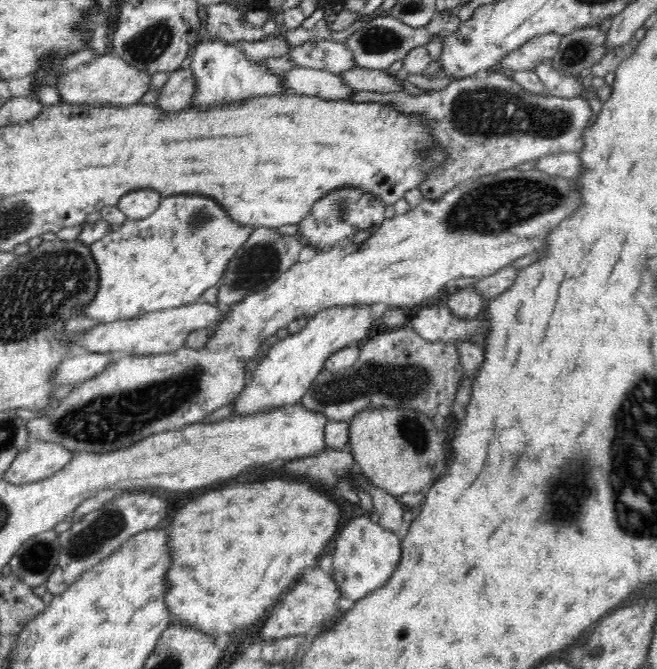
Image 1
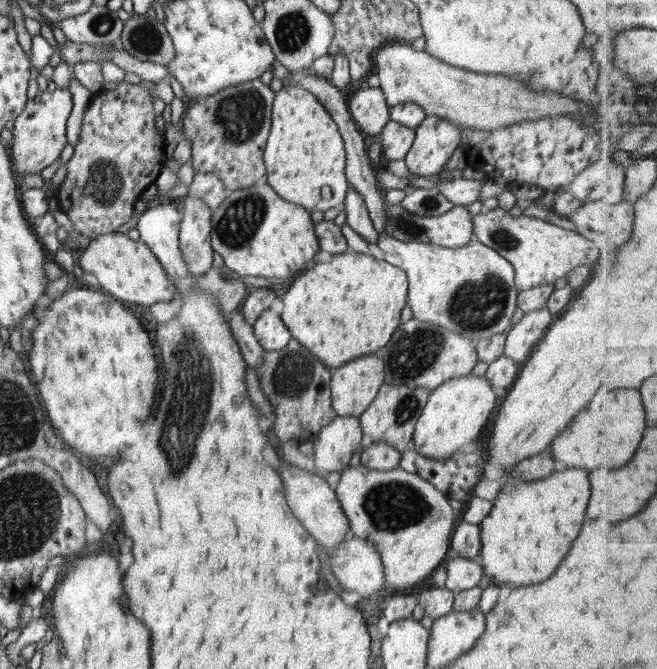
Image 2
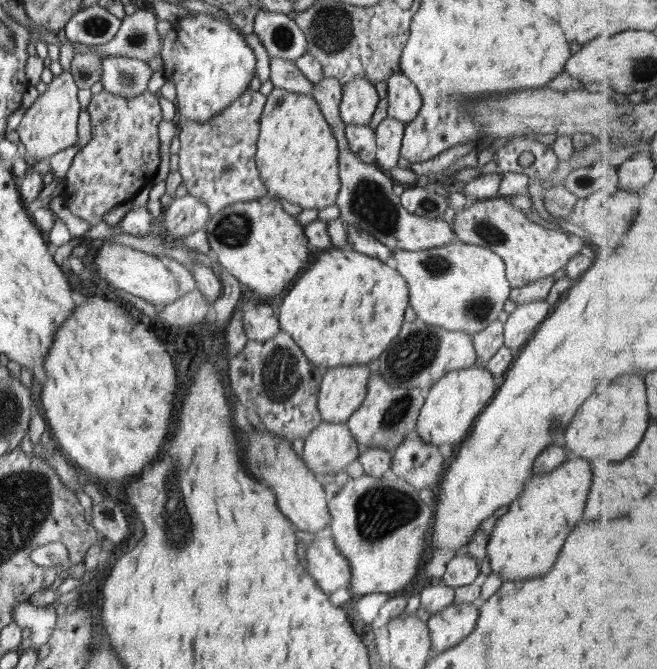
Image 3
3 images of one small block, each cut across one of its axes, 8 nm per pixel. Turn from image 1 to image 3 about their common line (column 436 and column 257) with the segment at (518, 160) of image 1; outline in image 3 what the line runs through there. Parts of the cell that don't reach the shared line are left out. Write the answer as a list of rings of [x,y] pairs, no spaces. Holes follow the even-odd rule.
[[[251,88],[245,90],[224,110],[209,121],[178,122],[180,139],[179,174],[188,195],[194,195],[208,206],[210,216],[236,202],[251,201],[268,194],[255,162],[260,119],[267,96]]]

